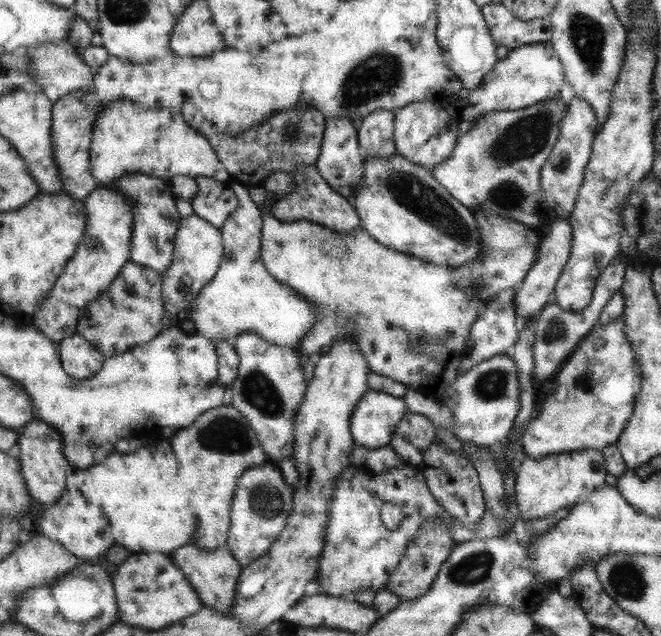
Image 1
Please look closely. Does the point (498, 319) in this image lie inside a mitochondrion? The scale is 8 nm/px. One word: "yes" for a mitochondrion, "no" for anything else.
no

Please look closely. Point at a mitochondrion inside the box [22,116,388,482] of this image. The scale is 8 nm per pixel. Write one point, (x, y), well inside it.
(223, 434)

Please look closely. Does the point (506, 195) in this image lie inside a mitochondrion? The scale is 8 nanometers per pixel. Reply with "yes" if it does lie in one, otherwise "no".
yes

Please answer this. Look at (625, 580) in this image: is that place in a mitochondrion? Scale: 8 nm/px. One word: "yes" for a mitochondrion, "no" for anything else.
yes

